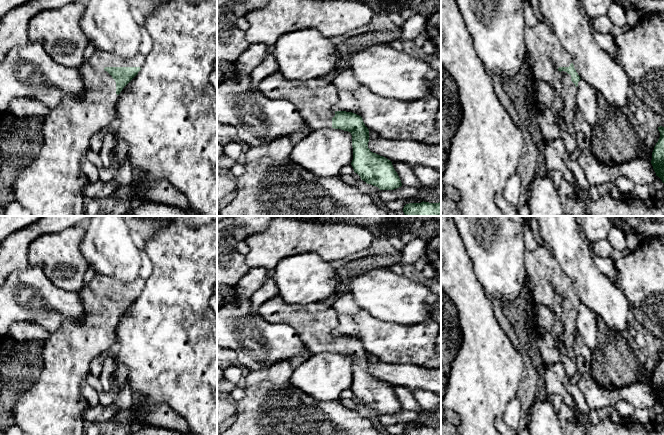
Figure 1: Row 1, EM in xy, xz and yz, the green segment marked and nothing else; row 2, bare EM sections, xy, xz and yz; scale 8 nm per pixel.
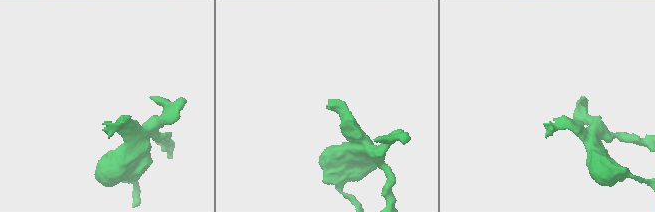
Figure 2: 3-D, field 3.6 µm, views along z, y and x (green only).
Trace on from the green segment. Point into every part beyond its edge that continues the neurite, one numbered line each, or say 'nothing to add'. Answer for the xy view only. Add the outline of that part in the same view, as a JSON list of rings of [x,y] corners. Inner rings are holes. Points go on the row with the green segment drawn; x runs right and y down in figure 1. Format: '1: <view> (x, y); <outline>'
1: xy (51, 185); [[[94,51],[92,56],[78,68],[85,85],[84,97],[81,99],[65,95],[61,103],[49,109],[49,115],[43,119],[43,146],[37,158],[17,175],[14,184],[15,202],[30,210],[31,216],[87,216],[85,213],[85,199],[82,195],[83,187],[88,183],[86,175],[80,168],[80,163],[90,148],[90,139],[101,130],[105,130],[114,118],[115,105],[119,95],[116,94],[116,82],[104,70],[105,67],[142,67],[145,56],[137,54],[134,58],[123,59],[105,51]]]

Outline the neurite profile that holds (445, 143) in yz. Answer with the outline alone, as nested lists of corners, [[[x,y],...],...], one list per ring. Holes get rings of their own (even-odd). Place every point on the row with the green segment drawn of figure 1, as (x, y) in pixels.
[[[441,65],[441,193],[444,193],[442,175],[448,160],[452,138],[459,129],[462,119],[462,105],[457,85]]]

